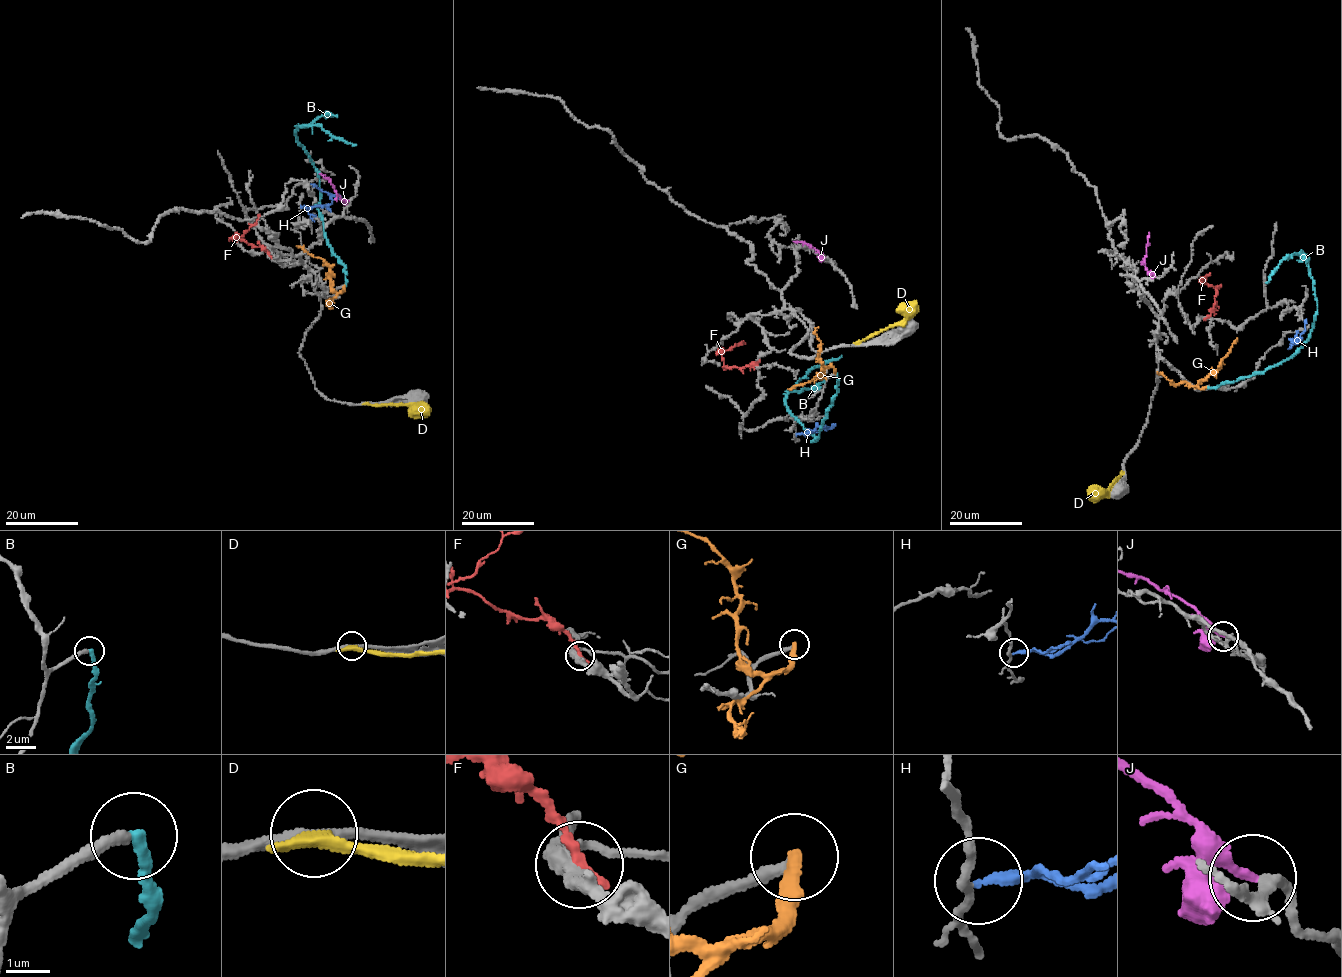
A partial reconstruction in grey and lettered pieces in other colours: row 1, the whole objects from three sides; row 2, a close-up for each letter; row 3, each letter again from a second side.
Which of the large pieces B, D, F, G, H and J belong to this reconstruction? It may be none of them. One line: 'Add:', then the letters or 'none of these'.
Add: J

